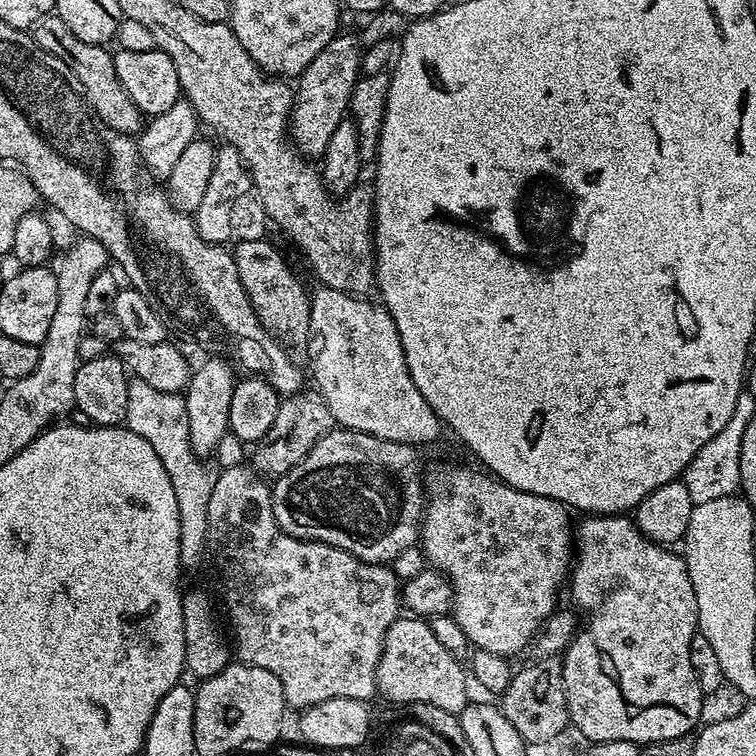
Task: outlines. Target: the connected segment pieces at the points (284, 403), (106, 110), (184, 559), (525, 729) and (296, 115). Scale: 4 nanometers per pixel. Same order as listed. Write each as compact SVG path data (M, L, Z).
M315 389L302 390L281 399L275 422L261 443L260 458L254 463L255 469L272 478L288 472L310 452L325 433L335 427L335 424L328 404Z
M55 14L41 18L31 29L30 35L38 42L38 46L42 46L42 50L46 50L46 54L50 54L55 60L64 63L70 76L72 71L71 79L75 81L79 91L86 97L92 111L104 123L119 132L136 134L141 131L142 114L138 110L138 106L134 106L130 94L126 94L126 90L122 90L122 82L118 82L118 74L114 70L113 53L107 52L109 49L105 45L82 42L66 28L62 18Z
M129 379L126 394L126 426L134 434L146 438L150 446L154 446L154 454L162 458L162 466L166 466L166 474L170 474L174 498L178 498L180 515L180 566L185 573L192 572L206 560L206 514L210 510L210 490L214 490L214 472L204 465L207 463L202 462L201 457L192 449L183 395L156 390L154 386L150 386L150 382Z
M547 656L541 660L533 659L532 664L528 664L524 669L513 671L510 686L506 686L503 696L499 697L498 707L502 714L506 714L506 719L510 721L510 726L518 730L518 734L523 738L525 745L540 742L547 742L555 735L565 734L569 727L568 703L566 702L566 686L564 685L564 666L560 656Z
M337 34L337 36L320 51L318 58L314 58L314 62L310 62L310 66L306 66L306 70L300 73L298 77L300 89L297 87L294 92L292 114L288 122L288 132L290 133L290 140L294 145L295 151L299 153L301 157L323 157L326 146L330 146L330 137L334 135L334 130L338 130L340 123L346 119L348 103L352 97L352 91L354 90L357 80L359 80L362 75L360 70L361 55L362 45L355 35L344 36L344 34Z

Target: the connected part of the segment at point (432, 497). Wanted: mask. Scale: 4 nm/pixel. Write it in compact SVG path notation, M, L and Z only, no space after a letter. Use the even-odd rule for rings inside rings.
M440 464L437 468L430 469L429 472L427 469L424 482L426 503L424 506L424 520L420 524L418 547L424 552L425 561L431 567L437 568L452 584L450 614L458 622L458 626L462 626L469 645L482 652L512 658L515 657L515 652L520 652L523 648L525 651L531 645L545 620L549 620L553 612L557 611L556 595L559 594L560 587L563 584L565 587L570 576L570 569L574 563L574 520L572 524L571 518L568 517L570 515L569 509L565 505L559 504L558 501L512 488L508 484L503 484L501 480L497 480L495 476L487 471L481 470L479 467L476 468L467 468L464 464Z

